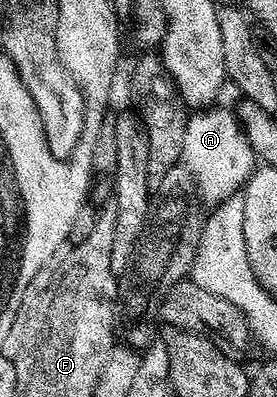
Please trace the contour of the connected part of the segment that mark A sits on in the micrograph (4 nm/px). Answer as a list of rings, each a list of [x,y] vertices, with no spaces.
[[[207,109],[189,119],[184,132],[182,162],[194,180],[194,189],[207,207],[219,206],[245,187],[256,169],[256,155],[246,138],[235,111]]]

